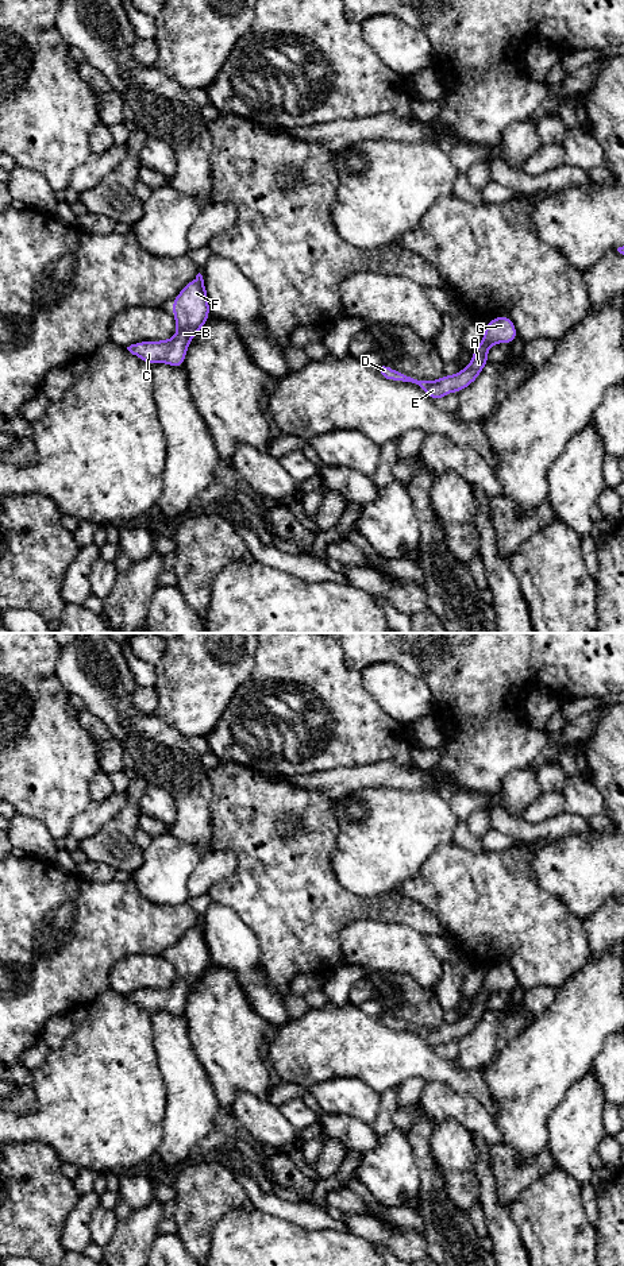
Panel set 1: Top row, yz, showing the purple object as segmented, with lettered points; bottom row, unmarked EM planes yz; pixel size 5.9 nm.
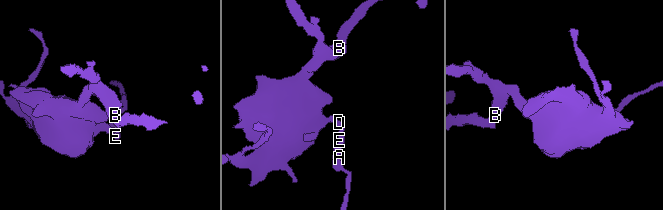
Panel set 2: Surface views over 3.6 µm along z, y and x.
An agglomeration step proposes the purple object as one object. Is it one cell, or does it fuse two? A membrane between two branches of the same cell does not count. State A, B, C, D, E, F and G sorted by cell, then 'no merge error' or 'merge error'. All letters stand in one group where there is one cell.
A B C D E F G; no merge error

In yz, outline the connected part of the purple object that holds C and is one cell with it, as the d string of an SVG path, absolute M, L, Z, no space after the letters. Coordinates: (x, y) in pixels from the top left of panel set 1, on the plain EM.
M200 920L173 946L173 965L177 972L177 981L172 987L138 989L127 995L127 997L150 1014L166 1011L184 1015L186 997L193 984L209 966L207 937Z

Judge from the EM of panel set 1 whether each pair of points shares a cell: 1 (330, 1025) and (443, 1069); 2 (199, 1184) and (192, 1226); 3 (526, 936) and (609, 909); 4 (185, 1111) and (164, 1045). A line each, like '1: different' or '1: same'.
1: same
2: same
3: different
4: same

